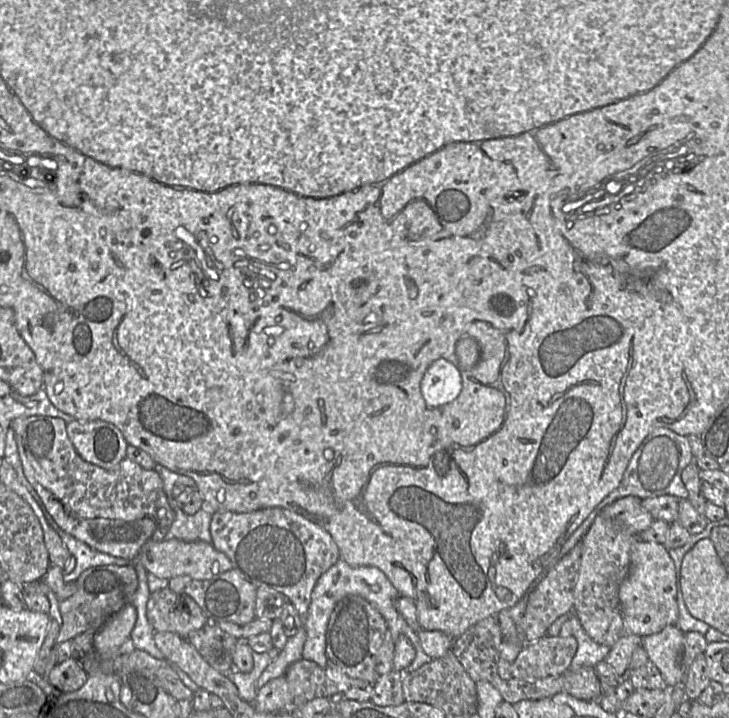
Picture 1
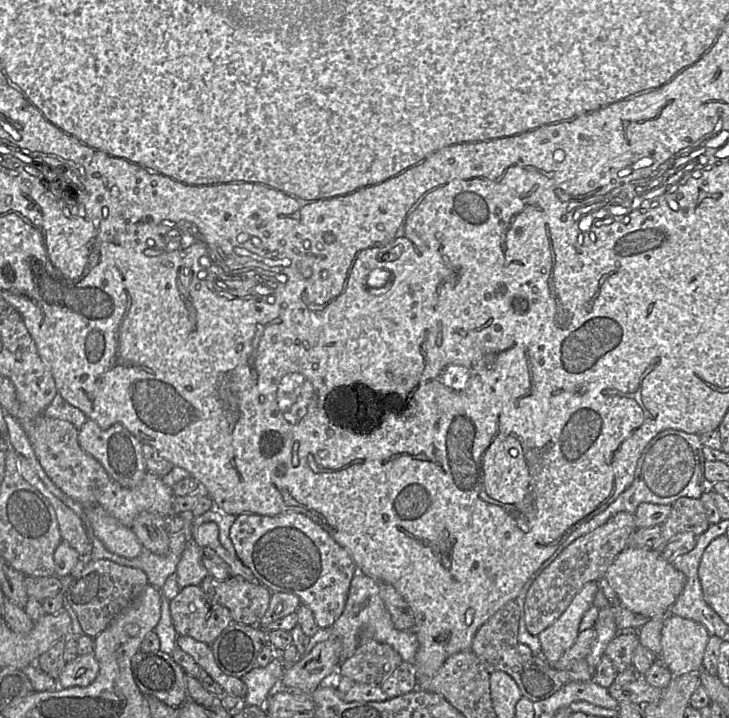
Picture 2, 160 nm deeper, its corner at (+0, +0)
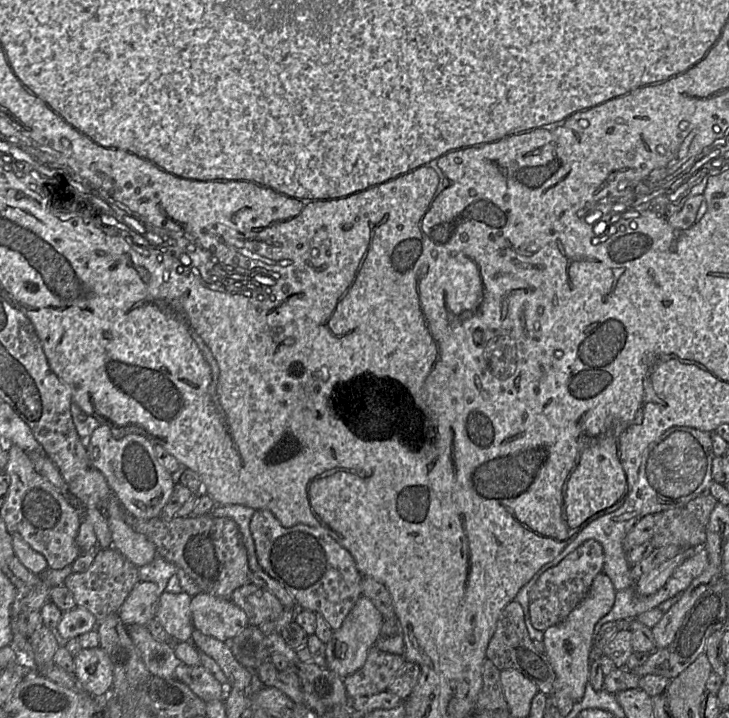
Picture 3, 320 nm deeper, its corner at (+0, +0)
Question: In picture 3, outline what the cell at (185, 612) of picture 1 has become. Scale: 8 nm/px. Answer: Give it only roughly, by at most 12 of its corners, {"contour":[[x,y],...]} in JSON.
{"contour":[[192,596],[194,629],[222,642],[250,626],[242,609]]}

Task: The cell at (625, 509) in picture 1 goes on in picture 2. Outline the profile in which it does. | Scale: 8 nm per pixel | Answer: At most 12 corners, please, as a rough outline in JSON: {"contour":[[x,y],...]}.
{"contour":[[635,514],[578,538],[534,580],[527,631],[538,636],[630,545]]}

